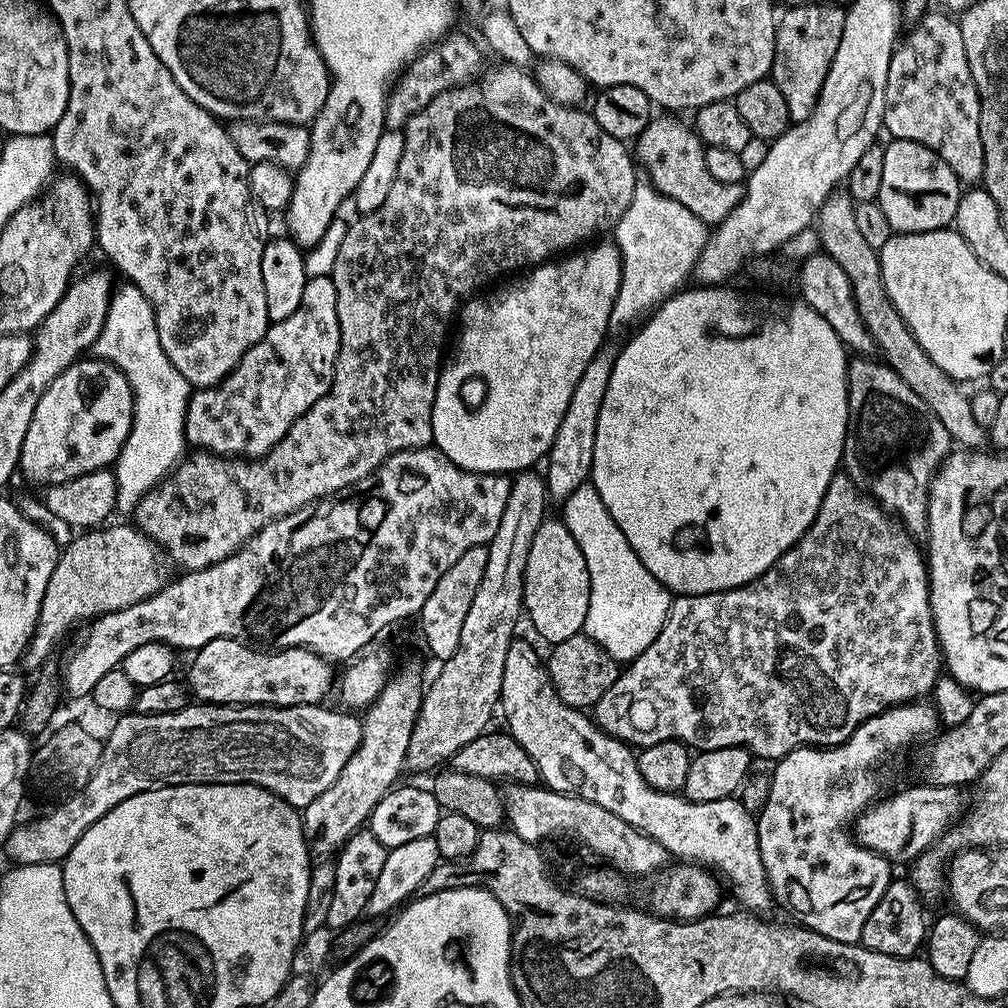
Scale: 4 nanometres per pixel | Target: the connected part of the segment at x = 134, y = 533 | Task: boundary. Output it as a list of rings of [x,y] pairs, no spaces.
[[[116,524],[113,528],[97,526],[83,534],[73,535],[76,537],[68,545],[63,545],[42,598],[36,629],[18,661],[25,673],[39,673],[48,655],[55,650],[56,643],[75,624],[83,625],[108,612],[134,606],[158,594],[169,583],[170,561],[164,549],[139,528],[128,524]]]

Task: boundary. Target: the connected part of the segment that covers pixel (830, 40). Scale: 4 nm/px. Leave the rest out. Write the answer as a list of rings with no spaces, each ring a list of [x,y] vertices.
[[[810,2],[806,6],[787,9],[779,17],[770,78],[778,90],[782,90],[782,98],[786,98],[786,110],[790,110],[792,122],[808,120],[810,114],[814,114],[818,94],[822,94],[822,82],[826,82],[834,54],[838,54],[838,42],[842,42],[844,13],[845,9],[836,4]]]

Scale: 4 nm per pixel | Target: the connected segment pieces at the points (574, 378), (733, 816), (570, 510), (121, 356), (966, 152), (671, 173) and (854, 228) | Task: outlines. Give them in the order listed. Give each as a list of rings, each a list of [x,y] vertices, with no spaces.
[[[612,242],[595,244],[581,247],[563,258],[553,258],[543,264],[538,264],[527,274],[516,278],[521,278],[521,280],[513,279],[508,282],[513,282],[513,284],[508,284],[505,288],[493,287],[488,290],[493,290],[493,292],[485,291],[483,294],[473,295],[463,301],[458,313],[460,337],[456,340],[456,353],[453,356],[451,353],[440,369],[438,390],[432,411],[432,439],[435,447],[444,452],[446,458],[450,458],[450,462],[454,462],[459,468],[465,468],[467,472],[515,474],[531,469],[539,460],[541,463],[552,449],[554,434],[558,434],[558,426],[562,426],[562,414],[566,414],[566,406],[570,406],[570,394],[574,394],[574,386],[578,386],[578,378],[582,378],[582,370],[586,370],[586,366],[590,366],[590,358],[594,358],[596,351],[605,347],[604,335],[609,335],[610,332],[608,327],[610,310],[614,306],[614,298],[618,298],[618,286],[622,286],[624,263],[620,257],[620,249]]]
[[[512,639],[510,648],[506,650],[498,708],[501,713],[504,711],[508,735],[514,737],[518,746],[526,750],[526,754],[530,754],[543,787],[553,788],[555,792],[565,792],[571,796],[581,796],[590,802],[598,802],[598,806],[610,810],[610,814],[618,814],[622,822],[654,838],[654,842],[658,842],[667,850],[669,857],[701,865],[719,874],[723,883],[732,887],[732,892],[740,903],[737,905],[741,909],[753,914],[767,913],[767,908],[774,904],[774,897],[768,886],[768,875],[764,872],[762,854],[758,846],[756,816],[748,813],[736,798],[694,802],[687,800],[683,794],[654,790],[638,770],[636,752],[623,740],[615,740],[601,730],[587,711],[572,708],[562,702],[562,698],[558,698],[554,690],[547,667],[542,666],[542,656],[536,653],[536,648],[530,641],[520,639]]]
[[[591,482],[578,486],[578,490],[562,502],[562,508],[562,521],[578,542],[590,572],[590,604],[583,635],[598,642],[598,646],[618,662],[634,661],[658,638],[672,609],[673,593],[642,566],[638,554],[634,554],[630,542],[626,542],[626,534],[622,534],[618,522],[610,518],[602,494],[598,494]]]
[[[127,282],[121,283],[112,293],[112,301],[106,314],[106,322],[102,326],[102,334],[92,343],[91,355],[97,360],[104,360],[112,364],[130,382],[132,391],[132,429],[122,446],[122,450],[116,456],[114,471],[116,474],[116,512],[135,513],[138,502],[152,488],[155,488],[169,472],[175,469],[186,452],[186,441],[184,439],[184,423],[186,422],[186,410],[188,400],[193,394],[193,387],[178,374],[174,362],[166,358],[166,350],[162,350],[162,342],[158,342],[158,326],[154,318],[154,310],[134,285]]]
[[[925,11],[911,25],[908,37],[906,32],[892,51],[886,78],[884,128],[889,137],[918,142],[934,150],[954,170],[961,185],[976,186],[984,178],[978,90],[970,74],[970,62],[966,62],[959,23],[947,11],[932,11]]]
[[[660,114],[652,119],[642,130],[642,134],[637,136],[634,141],[634,156],[638,161],[639,167],[646,175],[647,183],[652,184],[666,198],[674,198],[674,202],[682,202],[694,218],[701,220],[703,224],[715,226],[721,224],[742,202],[744,197],[744,184],[731,184],[730,182],[717,182],[710,170],[706,170],[706,158],[704,157],[705,143],[696,135],[691,127],[688,128],[680,120],[675,120],[675,115]]]
[[[833,194],[827,202],[820,207],[820,214],[814,221],[814,228],[820,231],[819,247],[842,270],[846,270],[846,278],[850,278],[850,286],[854,290],[854,302],[858,306],[858,314],[862,314],[862,320],[866,322],[866,328],[870,330],[873,345],[880,348],[879,355],[889,368],[894,369],[898,378],[934,410],[938,422],[946,426],[950,438],[957,445],[964,448],[980,448],[986,444],[986,430],[978,424],[974,413],[970,410],[969,397],[959,392],[957,381],[947,376],[942,366],[934,366],[930,354],[918,346],[914,334],[906,326],[906,322],[898,314],[894,302],[890,302],[890,294],[884,289],[884,279],[880,273],[880,254],[877,249],[871,248],[862,239],[862,233],[854,219],[854,201],[847,194]]]

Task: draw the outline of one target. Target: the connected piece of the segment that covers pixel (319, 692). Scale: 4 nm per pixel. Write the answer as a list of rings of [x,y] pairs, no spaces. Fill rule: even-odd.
[[[214,638],[206,646],[195,649],[192,665],[188,668],[187,687],[197,701],[225,706],[267,706],[289,708],[295,704],[320,704],[323,696],[334,688],[333,665],[308,648],[253,650],[248,645],[230,638]]]

